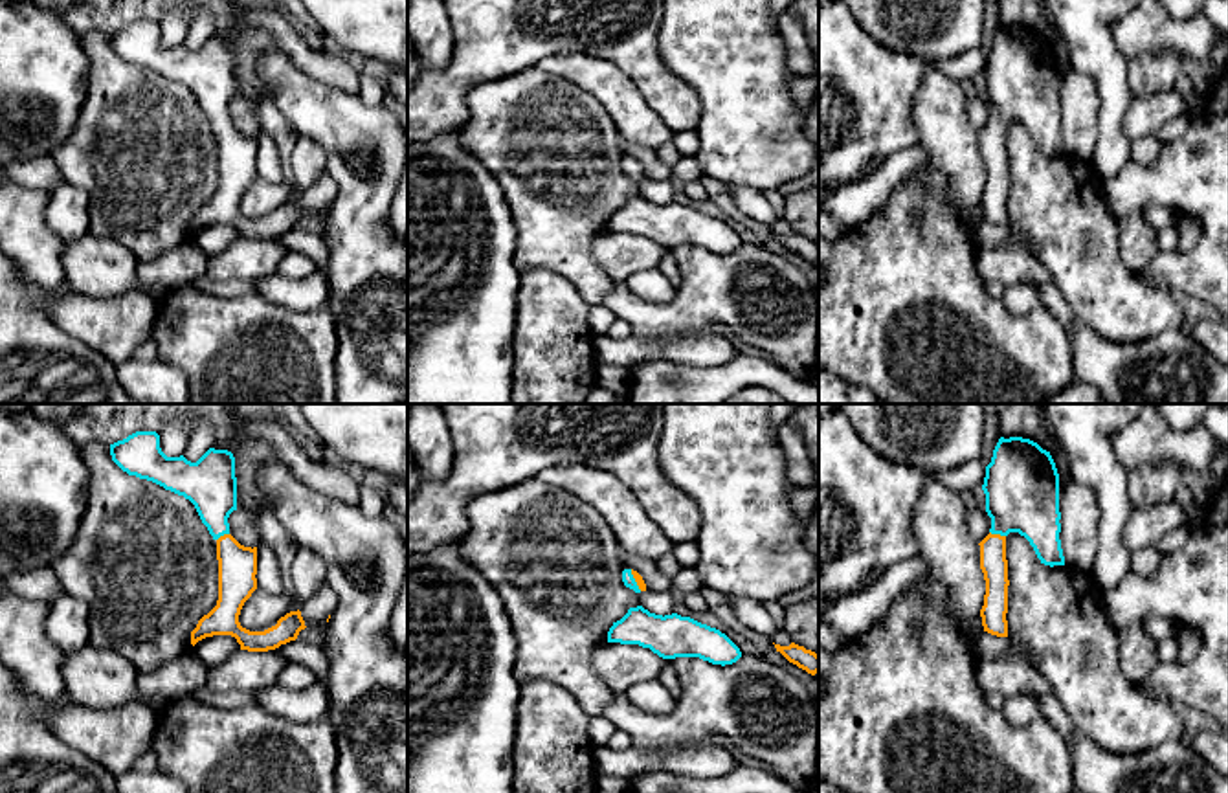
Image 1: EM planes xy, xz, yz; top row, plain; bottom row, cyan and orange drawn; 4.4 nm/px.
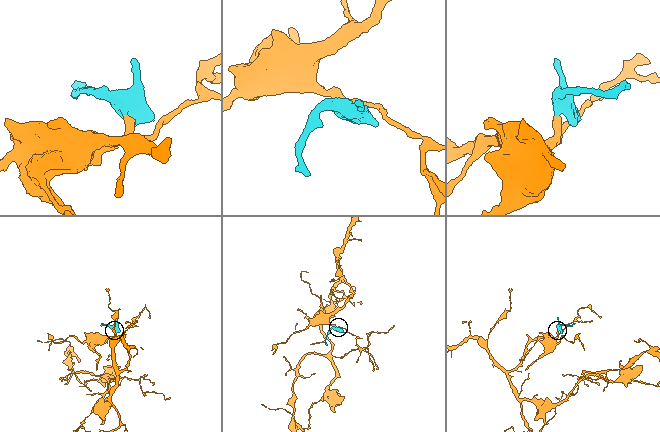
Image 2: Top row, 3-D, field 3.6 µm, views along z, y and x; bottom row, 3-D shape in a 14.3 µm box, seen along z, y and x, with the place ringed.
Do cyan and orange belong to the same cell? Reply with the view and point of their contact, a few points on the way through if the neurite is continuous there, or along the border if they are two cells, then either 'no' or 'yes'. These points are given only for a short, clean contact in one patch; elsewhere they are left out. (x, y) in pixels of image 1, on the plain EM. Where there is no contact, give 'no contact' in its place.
meets cyan in yz at (997, 122); runs through yz (1021, 74), (1017, 90), (997, 122), (993, 153); yes

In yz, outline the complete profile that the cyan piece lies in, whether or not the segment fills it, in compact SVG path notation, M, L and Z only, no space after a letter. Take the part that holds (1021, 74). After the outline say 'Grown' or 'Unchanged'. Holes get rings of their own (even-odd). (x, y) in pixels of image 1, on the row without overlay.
M1000 26L986 55L982 79L991 106L980 134L986 169L980 198L984 220L1008 226L1006 125L1019 121L1044 154L1065 154L1061 138L1059 62L1050 40L1022 26Z. Grown

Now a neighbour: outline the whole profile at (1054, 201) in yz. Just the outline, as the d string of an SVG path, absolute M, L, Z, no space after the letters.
M1019 121L1006 125L1008 149L1008 226L1030 239L1032 251L1052 274L1057 288L1081 319L1109 341L1133 343L1155 338L1167 329L1184 329L1184 310L1173 290L1151 285L1120 257L1120 228L1100 191L1103 178L1092 162L1072 154L1044 154Z

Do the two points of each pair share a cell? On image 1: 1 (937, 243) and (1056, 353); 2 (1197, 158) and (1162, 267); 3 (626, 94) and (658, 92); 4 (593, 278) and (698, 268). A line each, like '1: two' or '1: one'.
1: one
2: one
3: two
4: two

